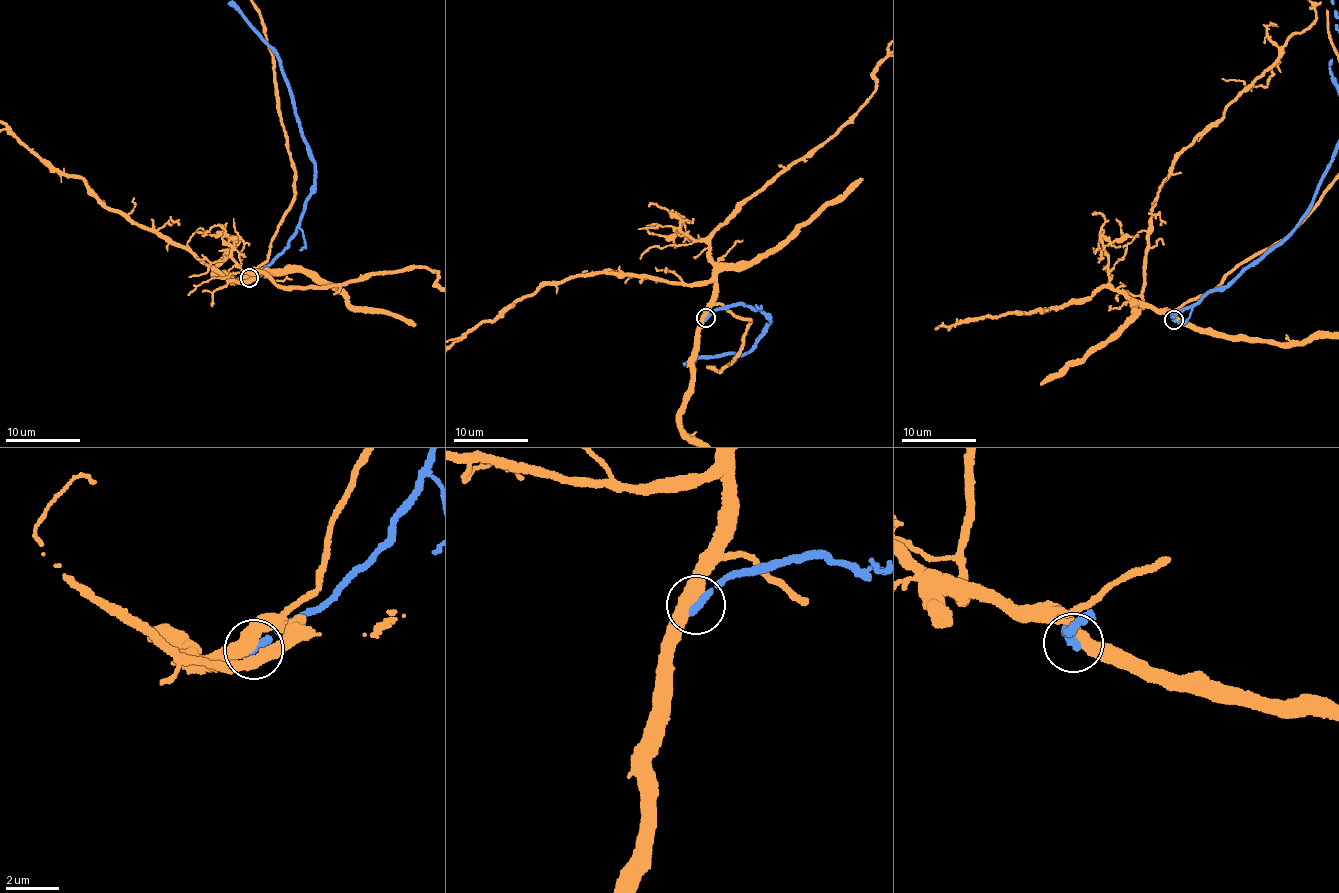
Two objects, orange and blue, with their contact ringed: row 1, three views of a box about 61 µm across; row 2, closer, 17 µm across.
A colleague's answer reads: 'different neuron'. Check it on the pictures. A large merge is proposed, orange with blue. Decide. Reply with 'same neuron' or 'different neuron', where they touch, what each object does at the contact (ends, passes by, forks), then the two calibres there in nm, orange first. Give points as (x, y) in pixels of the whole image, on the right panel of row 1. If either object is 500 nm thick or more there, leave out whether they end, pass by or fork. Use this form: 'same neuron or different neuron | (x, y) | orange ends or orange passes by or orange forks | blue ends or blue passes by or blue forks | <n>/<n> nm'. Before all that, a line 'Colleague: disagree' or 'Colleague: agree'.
Colleague: agree
different neuron | (1174, 319) | 500/320 nm

